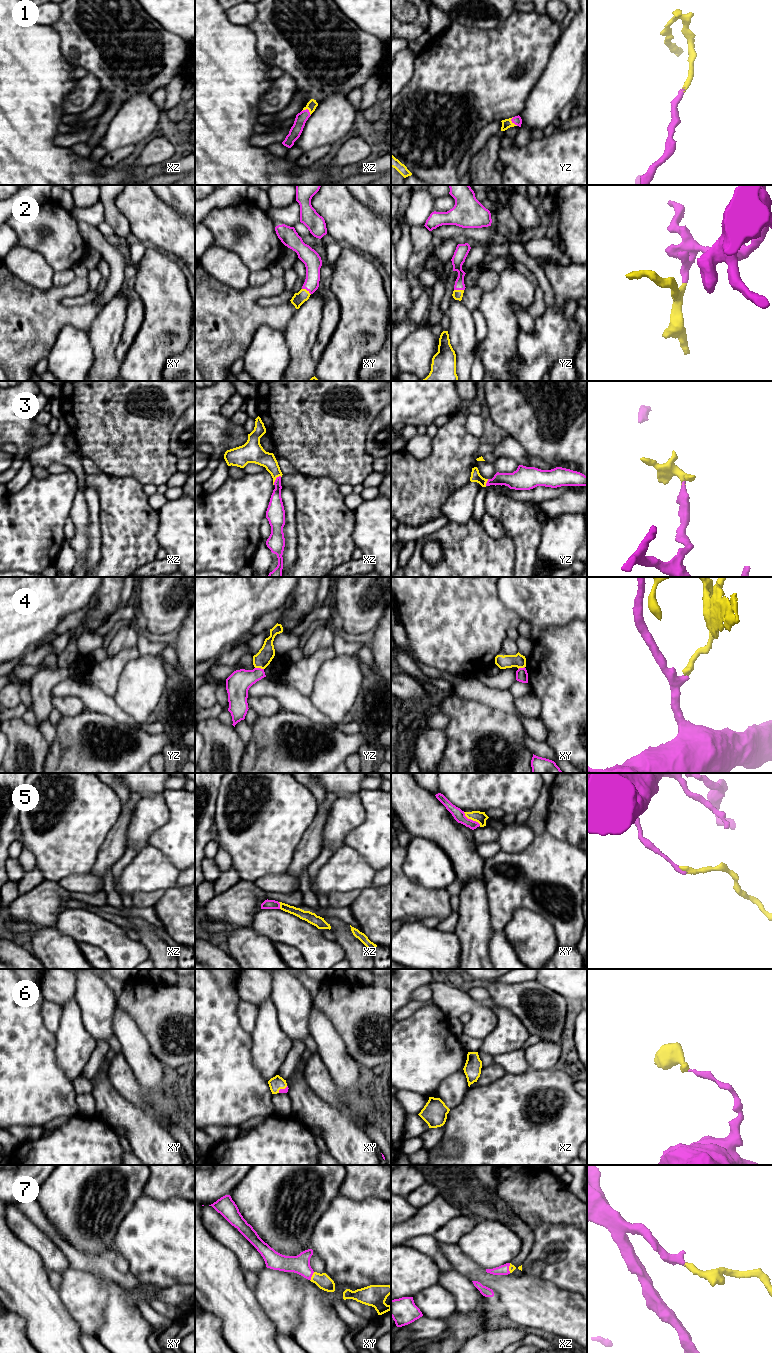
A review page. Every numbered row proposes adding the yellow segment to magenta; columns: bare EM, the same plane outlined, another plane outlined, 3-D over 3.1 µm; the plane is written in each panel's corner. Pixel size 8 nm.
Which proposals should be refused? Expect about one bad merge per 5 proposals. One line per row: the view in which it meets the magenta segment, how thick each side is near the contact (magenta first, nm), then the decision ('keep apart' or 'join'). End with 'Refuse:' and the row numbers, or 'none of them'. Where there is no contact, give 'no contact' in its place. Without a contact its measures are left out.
1: contact in xz; calibres 90 and 80 nm; join
2: contact in xy; calibres 140 and 100 nm; join
3: contact in xz; calibres 140 and 140 nm; join
4: contact in yz; calibres 190 and 140 nm; keep apart
5: contact in xy; calibres 90 and 90 nm; join
6: contact in xy; calibres 40 and 120 nm; join
7: contact in xy; calibres 160 and 120 nm; join
Refuse: 4

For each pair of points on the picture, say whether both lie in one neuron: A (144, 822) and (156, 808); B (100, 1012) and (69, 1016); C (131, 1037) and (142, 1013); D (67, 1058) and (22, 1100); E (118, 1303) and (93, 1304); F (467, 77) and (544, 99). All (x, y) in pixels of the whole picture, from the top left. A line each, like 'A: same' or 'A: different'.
A: same
B: different
C: different
D: different
E: different
F: different

